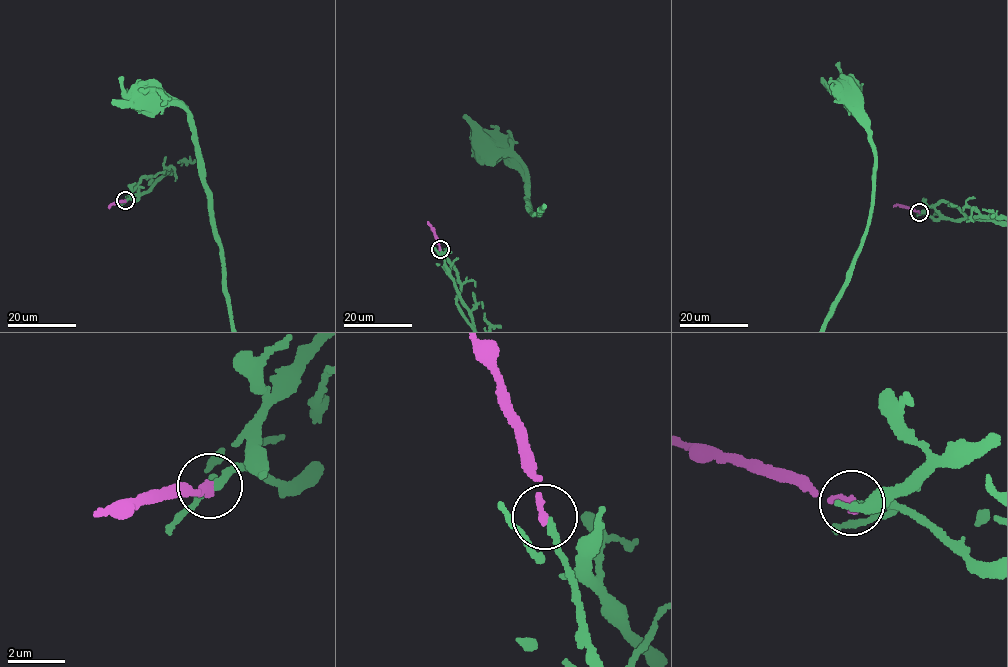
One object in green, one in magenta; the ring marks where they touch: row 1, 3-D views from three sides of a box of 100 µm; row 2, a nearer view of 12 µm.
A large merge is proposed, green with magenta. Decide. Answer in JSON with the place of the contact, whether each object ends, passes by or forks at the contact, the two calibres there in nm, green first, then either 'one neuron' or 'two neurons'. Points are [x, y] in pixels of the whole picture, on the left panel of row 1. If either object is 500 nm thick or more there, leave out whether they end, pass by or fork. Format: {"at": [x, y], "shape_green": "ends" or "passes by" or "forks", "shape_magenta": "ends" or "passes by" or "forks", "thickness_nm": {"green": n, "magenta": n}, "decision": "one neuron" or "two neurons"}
{"at": [125, 200], "shape_green": "ends", "shape_magenta": "ends", "thickness_nm": {"green": 240, "magenta": 300}, "decision": "one neuron"}

